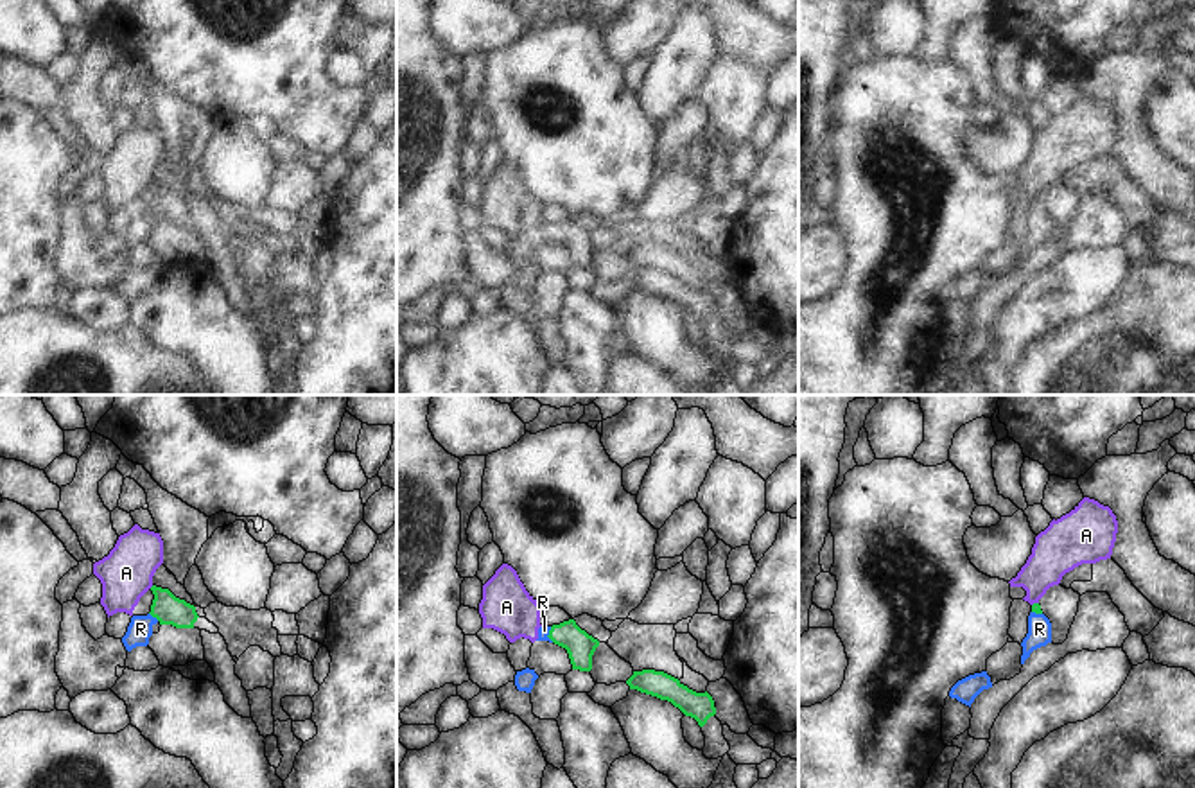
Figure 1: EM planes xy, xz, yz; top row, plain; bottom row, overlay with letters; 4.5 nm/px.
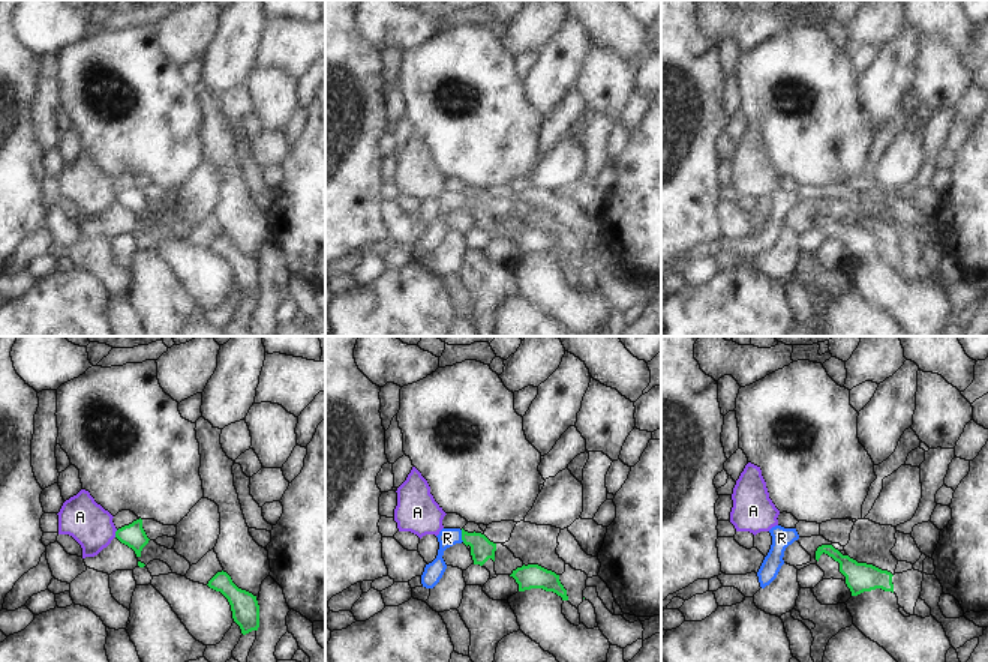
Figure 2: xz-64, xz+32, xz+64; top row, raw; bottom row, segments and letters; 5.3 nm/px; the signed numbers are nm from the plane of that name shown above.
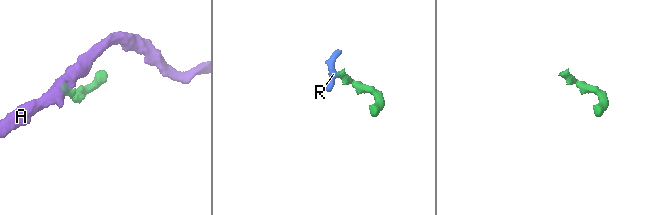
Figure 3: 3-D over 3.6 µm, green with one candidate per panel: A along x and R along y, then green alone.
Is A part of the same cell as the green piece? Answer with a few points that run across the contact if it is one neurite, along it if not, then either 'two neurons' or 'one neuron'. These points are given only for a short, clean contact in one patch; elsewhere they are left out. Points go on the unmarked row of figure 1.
line yz (1037, 200), (1032, 203); two neurons

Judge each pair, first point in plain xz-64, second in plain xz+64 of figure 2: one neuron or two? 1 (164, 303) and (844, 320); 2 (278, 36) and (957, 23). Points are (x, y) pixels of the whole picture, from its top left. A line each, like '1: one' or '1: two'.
1: two
2: one

